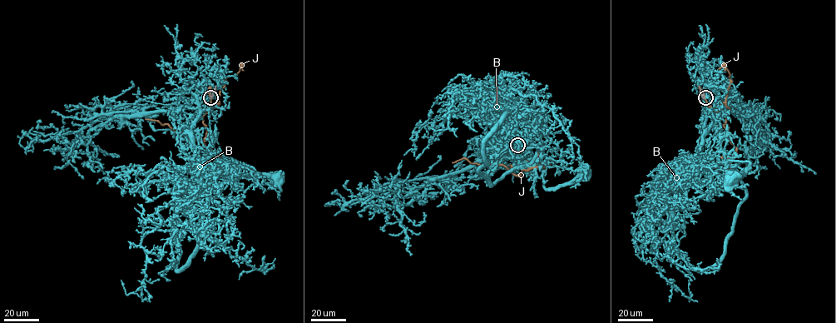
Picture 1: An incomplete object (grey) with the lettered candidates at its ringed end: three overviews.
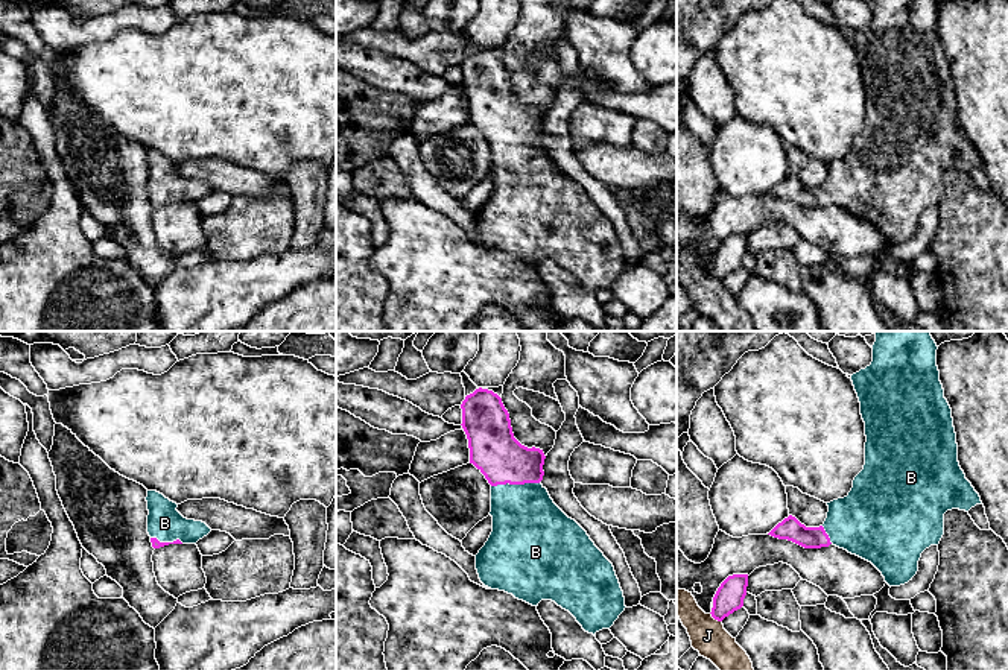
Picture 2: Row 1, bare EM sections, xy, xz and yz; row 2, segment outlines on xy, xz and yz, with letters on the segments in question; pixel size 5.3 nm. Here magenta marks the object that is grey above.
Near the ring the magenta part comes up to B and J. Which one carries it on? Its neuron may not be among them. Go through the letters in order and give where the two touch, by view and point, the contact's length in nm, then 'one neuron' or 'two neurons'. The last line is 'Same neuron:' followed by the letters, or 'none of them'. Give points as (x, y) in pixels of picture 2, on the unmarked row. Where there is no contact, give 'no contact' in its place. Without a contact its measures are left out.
B: xz (514, 143) | 260 nm | one neuron
J: yz (715, 278) | 80 nm | two neurons
Same neuron: B

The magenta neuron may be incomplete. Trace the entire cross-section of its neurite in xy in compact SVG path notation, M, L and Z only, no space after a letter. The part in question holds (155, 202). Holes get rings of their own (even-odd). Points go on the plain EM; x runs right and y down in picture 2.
M147 150L146 161L149 170L147 193L151 196L154 208L160 208L169 204L196 204L211 191L211 188L205 182L184 178L176 170L178 164L157 150Z

